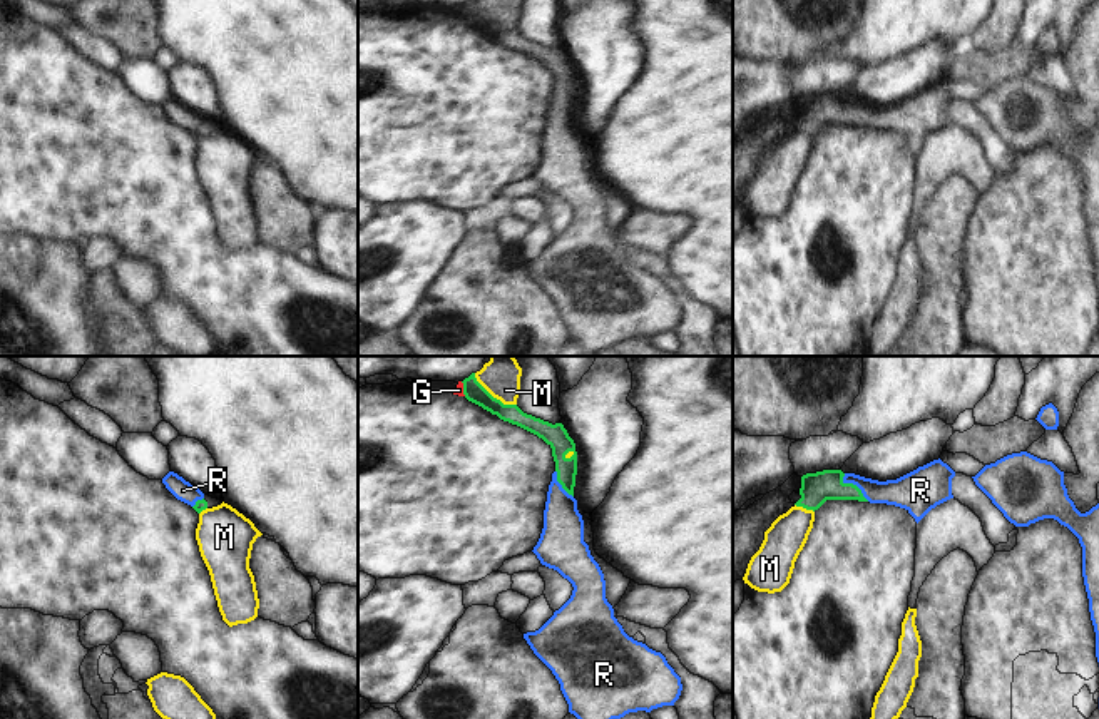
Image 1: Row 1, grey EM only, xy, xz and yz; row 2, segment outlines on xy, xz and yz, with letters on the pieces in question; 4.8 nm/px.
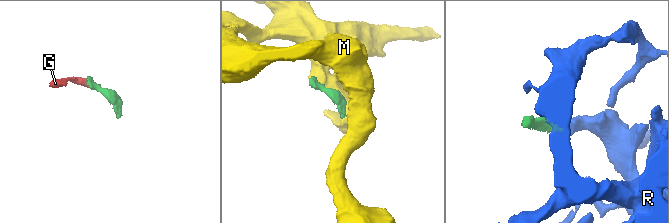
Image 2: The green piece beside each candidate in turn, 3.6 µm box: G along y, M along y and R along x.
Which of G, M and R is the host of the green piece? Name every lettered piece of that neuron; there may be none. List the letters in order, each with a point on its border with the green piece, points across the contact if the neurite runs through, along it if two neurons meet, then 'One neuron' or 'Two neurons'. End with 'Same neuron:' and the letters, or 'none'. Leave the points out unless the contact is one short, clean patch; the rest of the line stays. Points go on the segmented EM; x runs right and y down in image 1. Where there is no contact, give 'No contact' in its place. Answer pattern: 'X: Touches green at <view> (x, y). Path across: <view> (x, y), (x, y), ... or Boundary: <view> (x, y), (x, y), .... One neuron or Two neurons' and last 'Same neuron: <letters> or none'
G: Touches green at xz (464, 388). Path across: xz (474, 392), (464, 388), (459, 390). One neuron
M: Touches green at xz (492, 397). Two neurons
R: Touches green at yz (852, 484). Path across: yz (818, 487), (852, 484), (875, 492), (902, 492). One neuron
Same neuron: G, R

